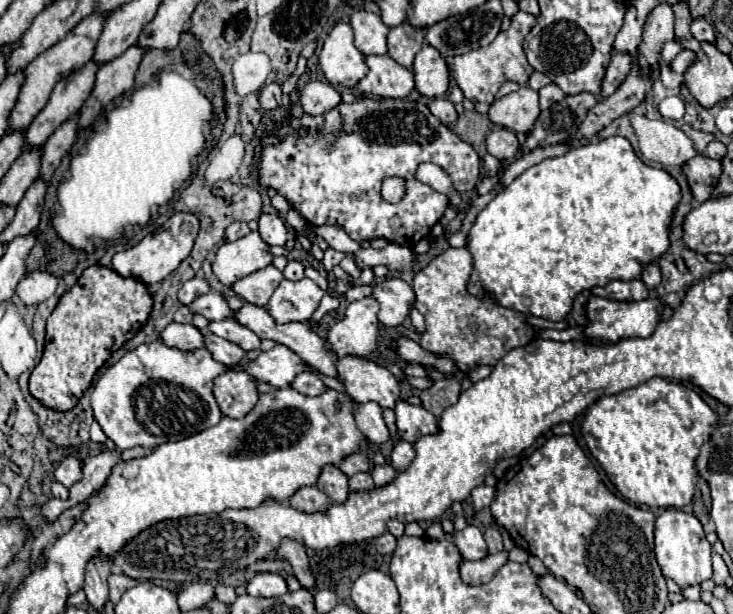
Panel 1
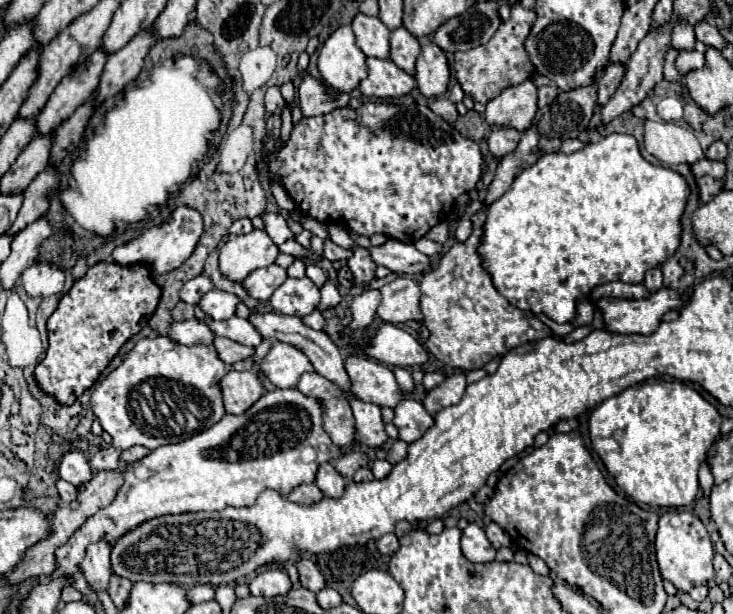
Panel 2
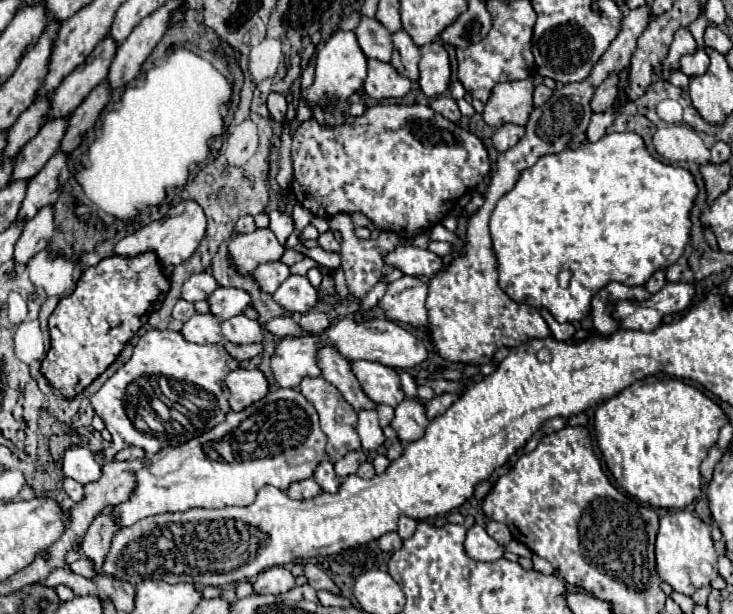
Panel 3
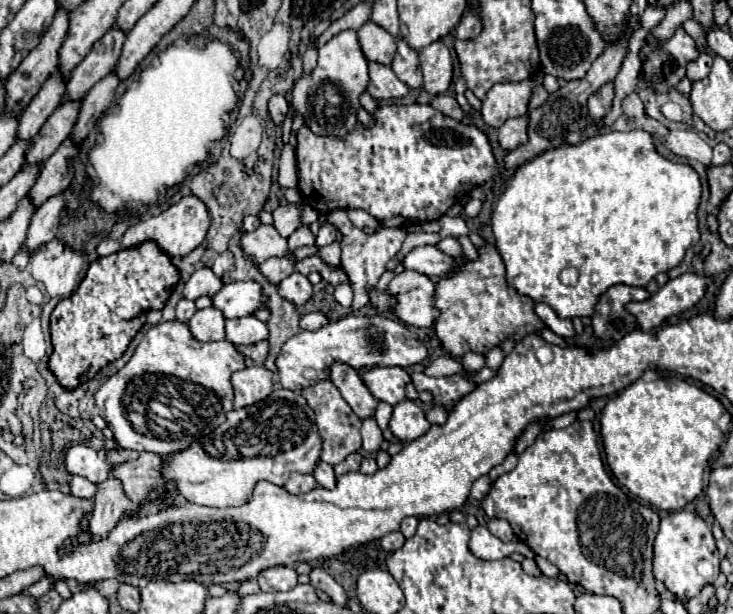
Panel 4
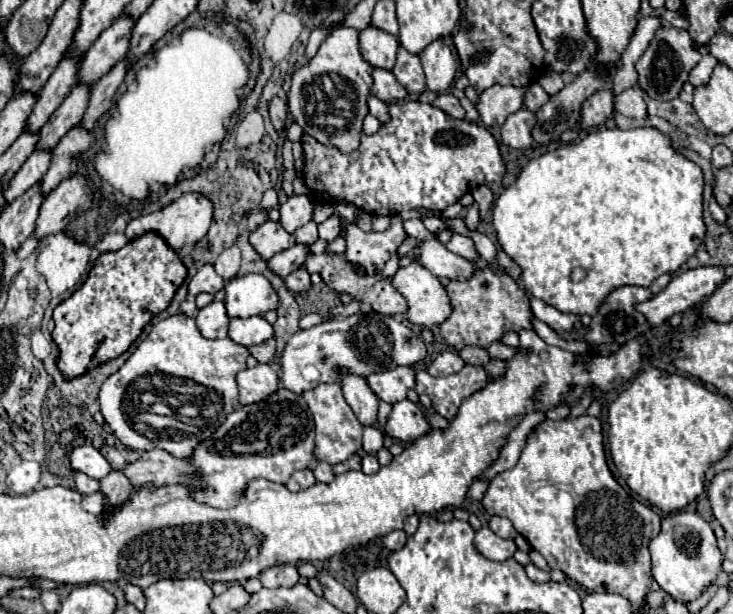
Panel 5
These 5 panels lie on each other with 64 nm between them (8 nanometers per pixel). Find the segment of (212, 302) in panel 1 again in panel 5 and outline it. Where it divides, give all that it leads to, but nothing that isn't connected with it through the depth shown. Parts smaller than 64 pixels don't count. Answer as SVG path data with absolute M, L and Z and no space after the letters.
M248 274L226 284L222 302L230 318L248 318L274 310L278 296L262 274Z

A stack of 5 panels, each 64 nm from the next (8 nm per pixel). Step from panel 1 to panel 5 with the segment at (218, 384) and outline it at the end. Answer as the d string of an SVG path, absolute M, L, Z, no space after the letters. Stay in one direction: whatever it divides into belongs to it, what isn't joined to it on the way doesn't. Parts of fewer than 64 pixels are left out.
M258 364L254 368L246 368L236 376L240 404L254 404L266 400L270 394L278 390L278 374L268 364Z

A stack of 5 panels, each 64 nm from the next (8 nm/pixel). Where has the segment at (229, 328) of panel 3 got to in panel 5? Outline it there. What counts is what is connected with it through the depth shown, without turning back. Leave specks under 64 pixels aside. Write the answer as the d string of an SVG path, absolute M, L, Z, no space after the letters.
M250 316L250 318L232 318L228 328L228 338L232 338L236 344L252 346L262 344L264 340L272 338L274 330L262 316Z

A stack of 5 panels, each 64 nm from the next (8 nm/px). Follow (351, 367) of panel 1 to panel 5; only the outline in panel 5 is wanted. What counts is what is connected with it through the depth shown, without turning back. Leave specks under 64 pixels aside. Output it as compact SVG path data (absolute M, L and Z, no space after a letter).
M396 366L392 370L376 372L376 374L368 376L366 380L368 380L368 386L372 388L372 392L380 400L384 400L388 404L396 404L406 398L406 392L410 388L414 388L414 370L410 366Z

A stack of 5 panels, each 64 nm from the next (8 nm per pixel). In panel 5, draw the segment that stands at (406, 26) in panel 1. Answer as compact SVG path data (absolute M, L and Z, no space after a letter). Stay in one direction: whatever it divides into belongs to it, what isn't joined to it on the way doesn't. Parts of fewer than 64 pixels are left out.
M398 48L398 58L396 64L392 68L394 76L398 78L398 82L410 92L410 94L420 94L426 88L424 82L424 72L422 72L422 64L420 58L416 54L410 54L406 48Z

